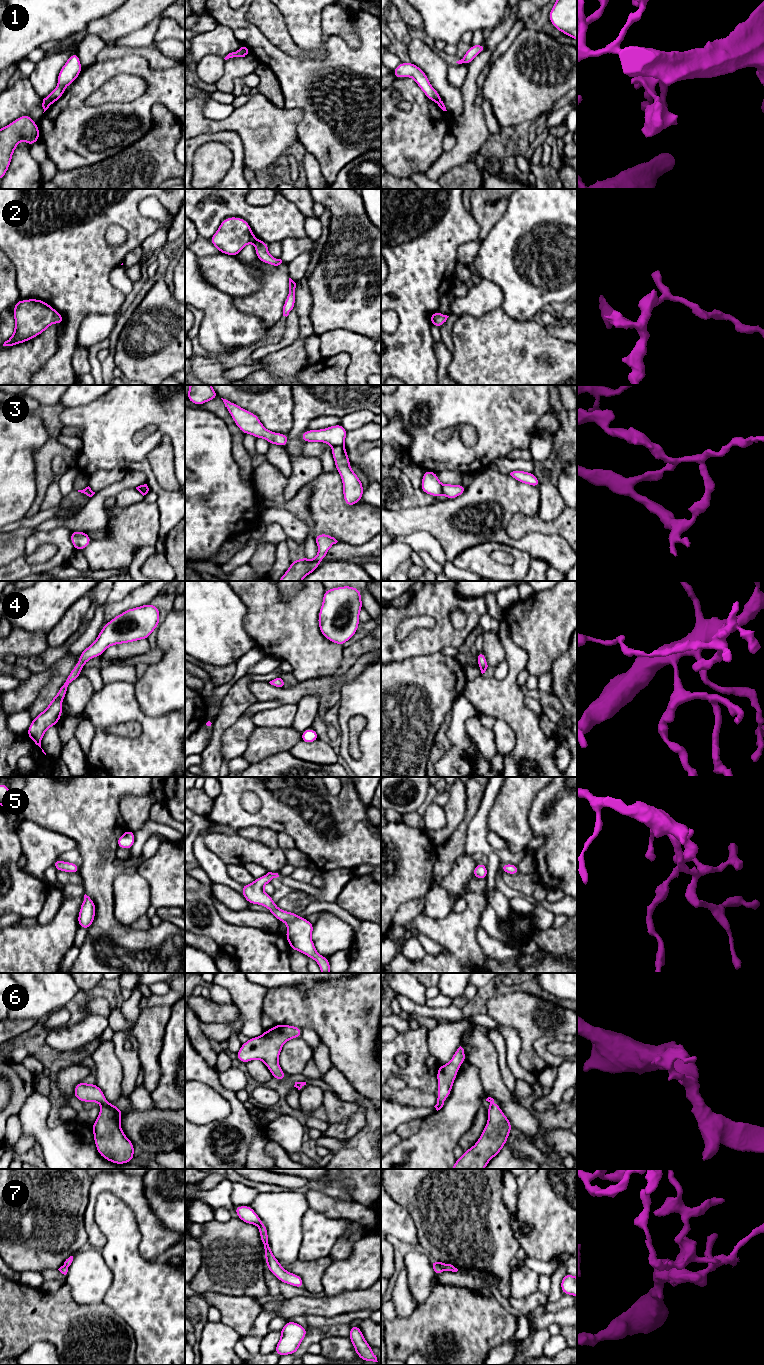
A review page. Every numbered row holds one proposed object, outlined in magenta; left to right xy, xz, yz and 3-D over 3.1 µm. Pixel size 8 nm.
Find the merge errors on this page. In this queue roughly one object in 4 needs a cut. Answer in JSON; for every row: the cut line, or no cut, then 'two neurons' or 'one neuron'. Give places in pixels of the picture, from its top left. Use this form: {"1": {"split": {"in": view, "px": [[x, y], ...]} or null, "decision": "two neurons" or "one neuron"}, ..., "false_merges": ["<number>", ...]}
{"1": {"split": {"in": "xy", "px": [[43, 100], [52, 102]]}, "decision": "two neurons"}, "2": {"split": {"in": "xz", "px": [[256, 239], [253, 242]]}, "decision": "two neurons"}, "3": {"split": {"in": "xz", "px": [[343, 444], [333, 447]]}, "decision": "two neurons"}, "4": {"split": null, "decision": "one neuron"}, "5": {"split": null, "decision": "one neuron"}, "6": {"split": null, "decision": "one neuron"}, "7": {"split": {"in": "yz", "px": [[434, 1261], [443, 1269]]}, "decision": "two neurons"}, "false_merges": ["1", "2", "3", "7"]}

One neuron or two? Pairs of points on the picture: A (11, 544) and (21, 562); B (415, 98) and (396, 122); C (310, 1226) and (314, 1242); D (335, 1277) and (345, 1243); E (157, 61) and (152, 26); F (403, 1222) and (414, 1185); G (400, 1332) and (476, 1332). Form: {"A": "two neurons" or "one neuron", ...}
{"A": "two neurons", "B": "one neuron", "C": "one neuron", "D": "two neurons", "E": "two neurons", "F": "two neurons", "G": "one neuron"}

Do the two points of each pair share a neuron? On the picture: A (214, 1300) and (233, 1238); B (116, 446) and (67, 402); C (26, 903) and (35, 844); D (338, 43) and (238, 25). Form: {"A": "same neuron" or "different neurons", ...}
{"A": "different neurons", "B": "different neurons", "C": "different neurons", "D": "same neuron"}

